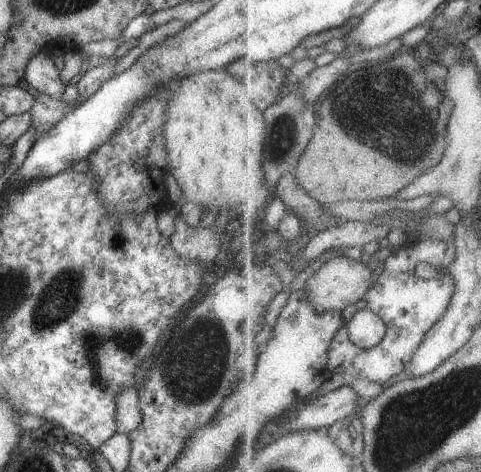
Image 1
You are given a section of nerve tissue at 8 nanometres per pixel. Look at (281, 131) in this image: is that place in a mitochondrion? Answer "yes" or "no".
yes

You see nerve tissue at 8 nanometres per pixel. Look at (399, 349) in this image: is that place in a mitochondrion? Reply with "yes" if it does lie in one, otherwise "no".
no

